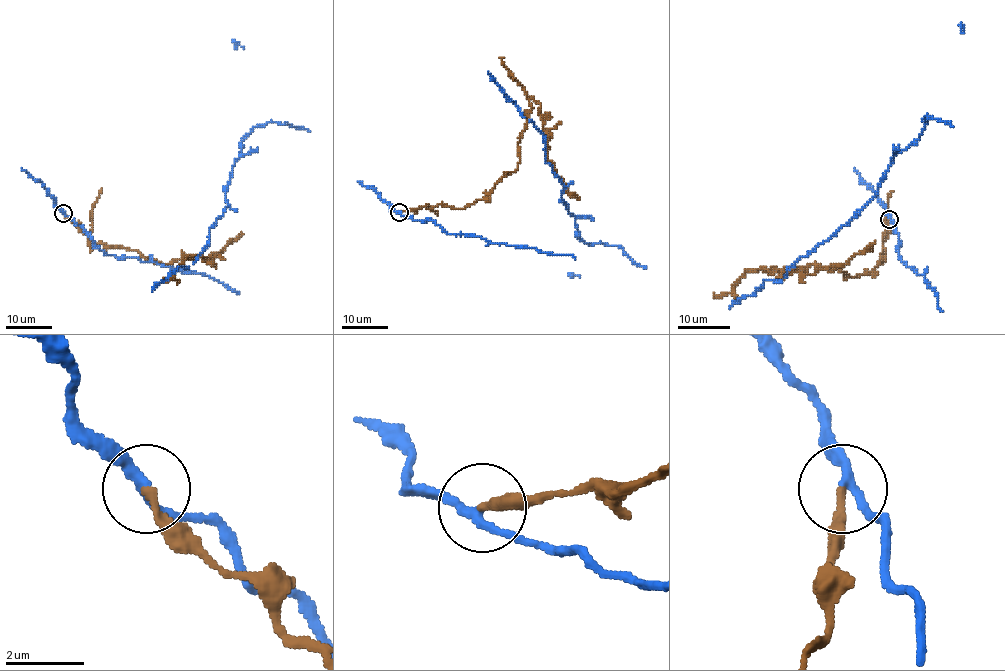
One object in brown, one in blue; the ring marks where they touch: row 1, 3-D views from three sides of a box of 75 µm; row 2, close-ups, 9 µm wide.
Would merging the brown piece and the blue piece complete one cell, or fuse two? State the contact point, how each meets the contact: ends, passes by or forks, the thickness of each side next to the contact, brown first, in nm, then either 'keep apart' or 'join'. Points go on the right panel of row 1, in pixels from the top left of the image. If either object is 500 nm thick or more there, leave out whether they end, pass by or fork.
(889, 219) | brown ends | blue passes by | 200/240 nm | keep apart

